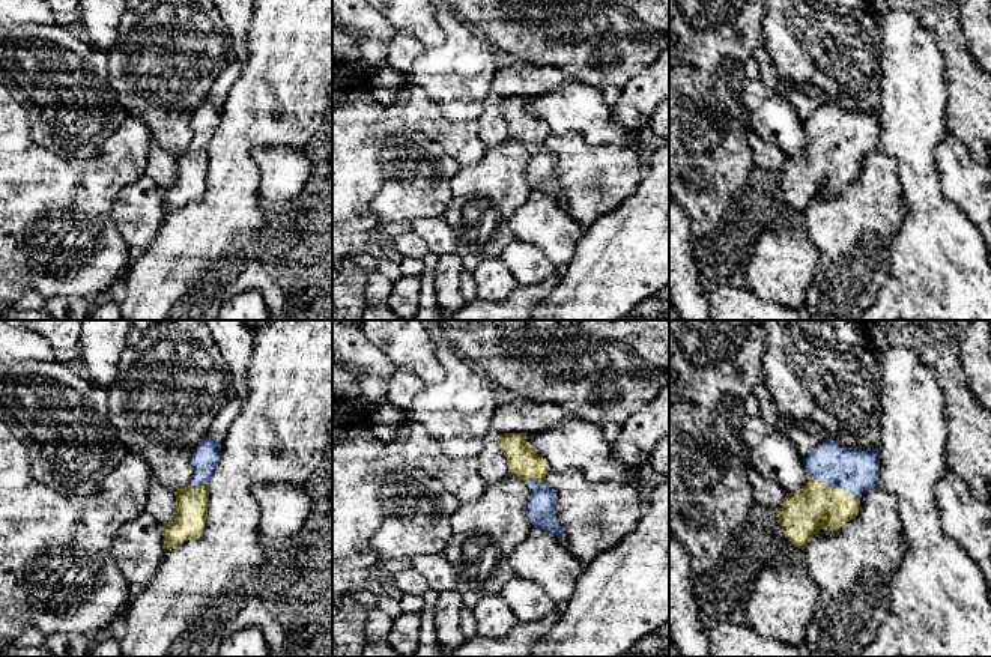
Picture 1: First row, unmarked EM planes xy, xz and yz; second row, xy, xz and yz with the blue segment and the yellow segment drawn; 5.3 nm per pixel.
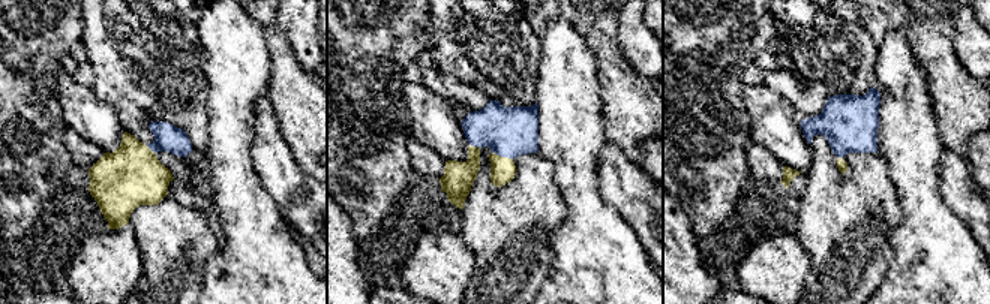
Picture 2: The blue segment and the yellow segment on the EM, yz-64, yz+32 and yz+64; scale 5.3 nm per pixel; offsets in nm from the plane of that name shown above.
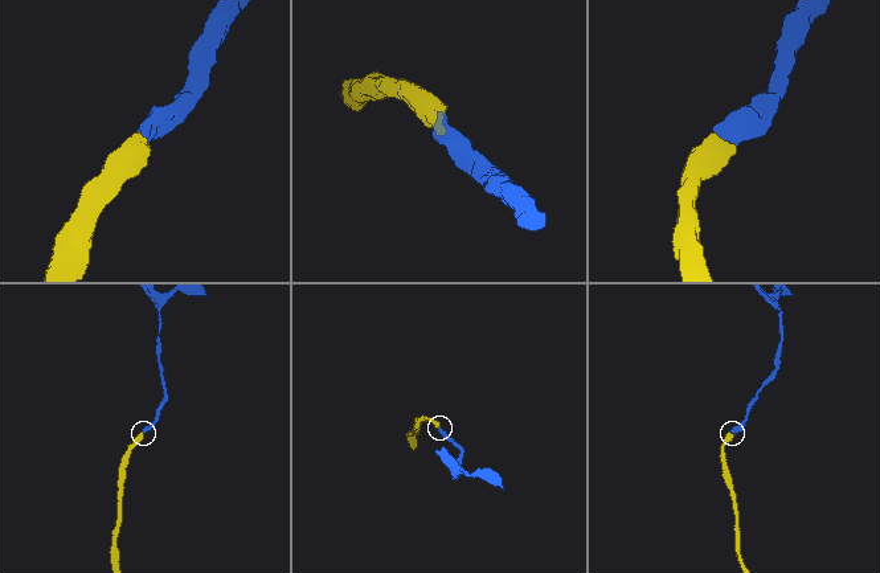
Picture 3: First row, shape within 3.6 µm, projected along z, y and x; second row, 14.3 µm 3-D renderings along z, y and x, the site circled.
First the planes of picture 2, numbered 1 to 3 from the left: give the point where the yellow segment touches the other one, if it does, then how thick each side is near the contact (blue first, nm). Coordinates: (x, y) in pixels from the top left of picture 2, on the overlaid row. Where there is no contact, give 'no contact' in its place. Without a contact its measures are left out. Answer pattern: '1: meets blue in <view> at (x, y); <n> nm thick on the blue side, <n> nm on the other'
1: meets blue in yz-64 at (150, 149); 140 nm thick on the blue side, 320 nm on the other
2: meets blue in yz+32 at (503, 156); 280 nm thick on the blue side, 140 nm on the other
3: no contact

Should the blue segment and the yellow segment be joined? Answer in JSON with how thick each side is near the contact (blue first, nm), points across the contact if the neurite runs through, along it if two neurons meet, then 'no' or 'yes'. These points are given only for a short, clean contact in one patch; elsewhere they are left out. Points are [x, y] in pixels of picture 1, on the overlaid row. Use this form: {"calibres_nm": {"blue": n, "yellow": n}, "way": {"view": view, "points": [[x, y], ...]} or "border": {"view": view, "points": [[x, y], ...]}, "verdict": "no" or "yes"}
{"calibres_nm": {"blue": 240, "yellow": 260}, "way": {"view": "yz", "points": [[854, 471], [847, 472], [833, 486], [803, 513]]}, "verdict": "yes"}

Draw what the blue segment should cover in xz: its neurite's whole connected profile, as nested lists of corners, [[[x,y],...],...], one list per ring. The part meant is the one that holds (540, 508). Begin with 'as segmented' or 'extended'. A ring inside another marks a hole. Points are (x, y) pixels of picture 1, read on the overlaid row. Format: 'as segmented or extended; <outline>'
extended; [[[504,433],[496,436],[496,441],[507,457],[510,475],[525,480],[529,486],[526,519],[534,528],[562,540],[564,531],[555,516],[556,493],[544,483],[546,474],[550,471],[546,459],[532,450],[526,433]]]

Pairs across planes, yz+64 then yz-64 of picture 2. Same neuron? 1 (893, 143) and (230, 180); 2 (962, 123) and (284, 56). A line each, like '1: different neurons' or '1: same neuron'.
1: same neuron
2: same neuron

